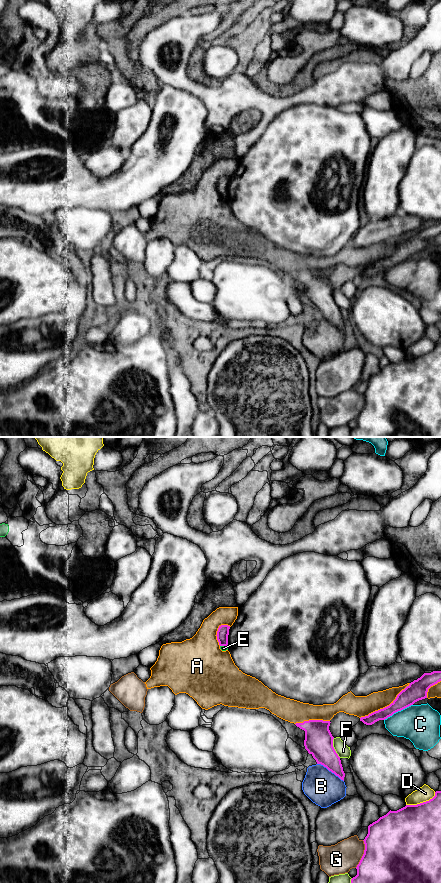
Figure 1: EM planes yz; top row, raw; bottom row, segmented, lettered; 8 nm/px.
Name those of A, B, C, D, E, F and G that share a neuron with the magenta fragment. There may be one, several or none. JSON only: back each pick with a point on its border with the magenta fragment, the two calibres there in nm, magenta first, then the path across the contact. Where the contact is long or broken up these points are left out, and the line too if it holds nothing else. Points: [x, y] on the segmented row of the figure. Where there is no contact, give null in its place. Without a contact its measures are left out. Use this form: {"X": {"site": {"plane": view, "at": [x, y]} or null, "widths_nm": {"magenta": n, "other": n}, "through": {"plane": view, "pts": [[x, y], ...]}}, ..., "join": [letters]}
{"join": []}

